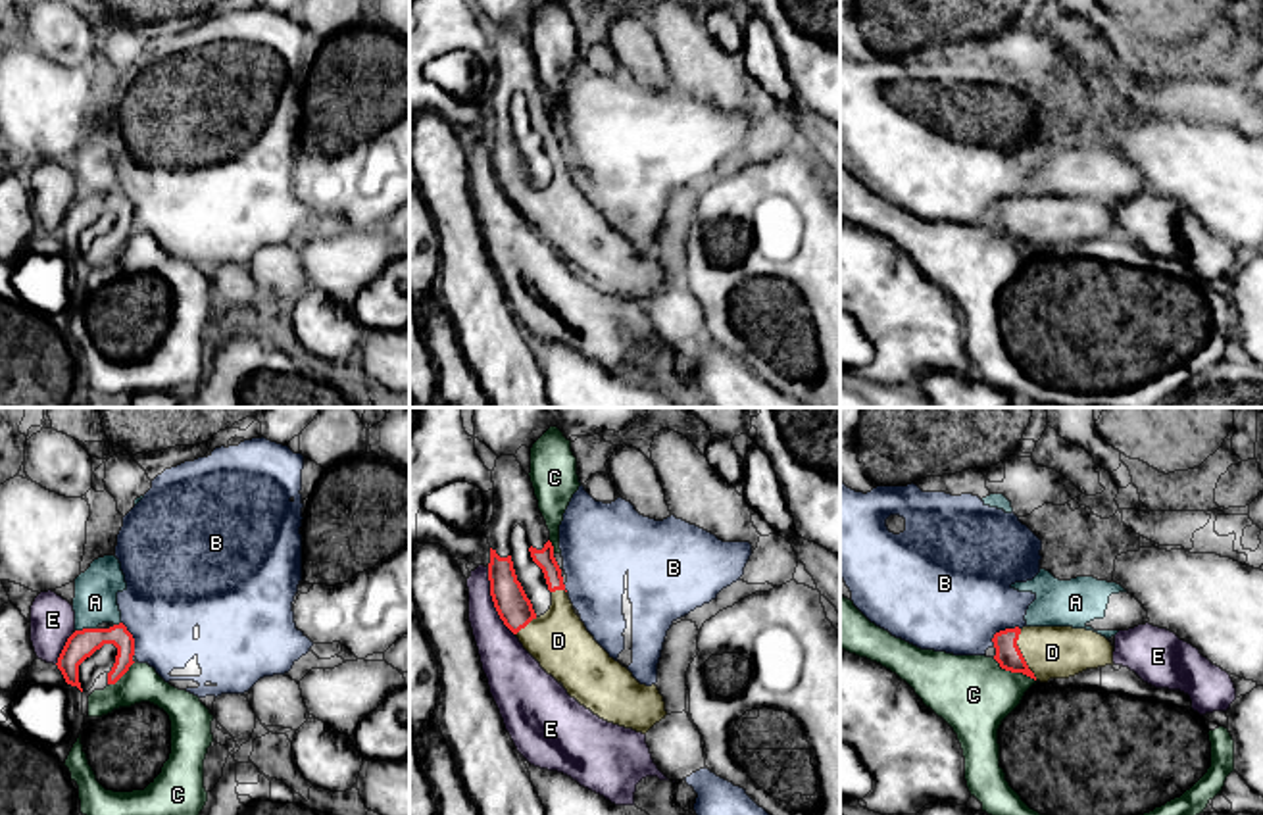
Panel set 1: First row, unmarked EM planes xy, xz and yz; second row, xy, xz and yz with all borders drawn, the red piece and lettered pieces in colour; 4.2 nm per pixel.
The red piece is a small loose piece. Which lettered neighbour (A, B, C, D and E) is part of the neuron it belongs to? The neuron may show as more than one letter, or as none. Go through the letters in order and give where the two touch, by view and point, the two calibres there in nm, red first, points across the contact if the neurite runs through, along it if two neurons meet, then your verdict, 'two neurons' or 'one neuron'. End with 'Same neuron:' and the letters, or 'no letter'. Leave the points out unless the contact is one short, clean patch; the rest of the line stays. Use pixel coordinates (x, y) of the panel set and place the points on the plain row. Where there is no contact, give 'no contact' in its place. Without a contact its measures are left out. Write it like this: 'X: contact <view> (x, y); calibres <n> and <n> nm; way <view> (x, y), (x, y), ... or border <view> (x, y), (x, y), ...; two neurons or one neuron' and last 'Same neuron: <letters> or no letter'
A: contact xy (85, 198); calibres 120 and 180 nm; border xy (97, 197), (75, 200); two neurons
B: contact yz (1002, 200); calibres 110 and 460 nm; border yz (1019, 197), (998, 200), (992, 214); two neurons
C: contact yz (1014, 241); calibres 110 and 320 nm; border yz (992, 227), (1002, 237), (1021, 241), (1035, 250); two neurons
D: contact yz (1021, 223); calibres 110 and 220 nm; way yz (1008, 223), (1021, 223), (1052, 222); one neuron
E: contact xz (493, 170); calibres 140 and 190 nm; border xz (487, 137), (493, 175), (514, 204); two neurons
Same neuron: D

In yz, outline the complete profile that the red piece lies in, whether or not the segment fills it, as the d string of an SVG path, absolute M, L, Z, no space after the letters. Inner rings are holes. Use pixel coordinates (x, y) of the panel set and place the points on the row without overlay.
M1015 196L996 202L992 211L1002 238L1040 252L1113 235L1111 211L1086 198Z

